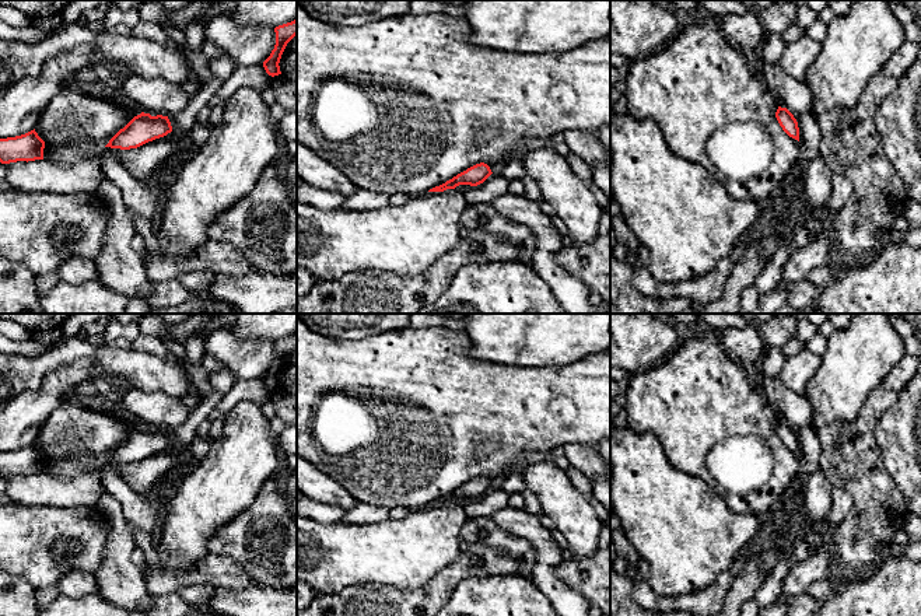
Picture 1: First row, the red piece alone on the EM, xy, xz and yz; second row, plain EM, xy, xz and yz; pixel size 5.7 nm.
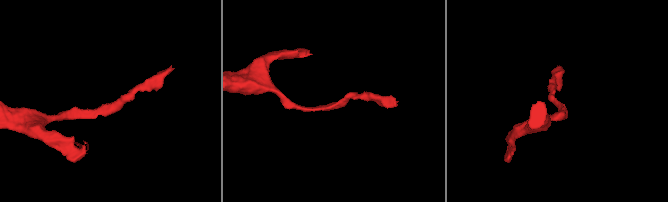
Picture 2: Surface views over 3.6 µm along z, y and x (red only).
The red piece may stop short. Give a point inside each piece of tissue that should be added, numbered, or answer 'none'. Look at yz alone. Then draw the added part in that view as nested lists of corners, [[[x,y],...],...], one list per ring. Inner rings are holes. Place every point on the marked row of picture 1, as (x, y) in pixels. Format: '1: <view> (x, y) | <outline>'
none

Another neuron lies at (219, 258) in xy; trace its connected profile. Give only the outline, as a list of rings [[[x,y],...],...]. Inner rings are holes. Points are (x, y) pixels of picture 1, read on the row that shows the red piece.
[[[209,241],[193,256],[171,256],[158,248],[147,248],[146,273],[153,283],[169,281],[188,272],[242,276],[255,269],[231,245]]]

